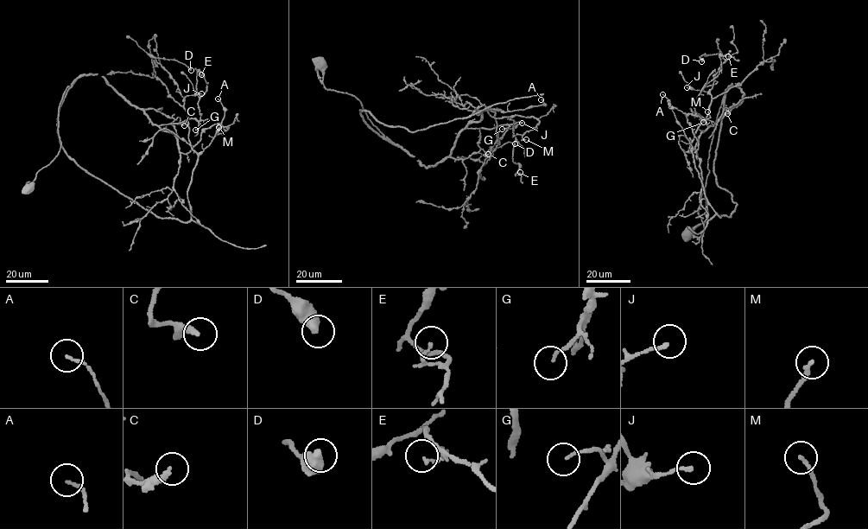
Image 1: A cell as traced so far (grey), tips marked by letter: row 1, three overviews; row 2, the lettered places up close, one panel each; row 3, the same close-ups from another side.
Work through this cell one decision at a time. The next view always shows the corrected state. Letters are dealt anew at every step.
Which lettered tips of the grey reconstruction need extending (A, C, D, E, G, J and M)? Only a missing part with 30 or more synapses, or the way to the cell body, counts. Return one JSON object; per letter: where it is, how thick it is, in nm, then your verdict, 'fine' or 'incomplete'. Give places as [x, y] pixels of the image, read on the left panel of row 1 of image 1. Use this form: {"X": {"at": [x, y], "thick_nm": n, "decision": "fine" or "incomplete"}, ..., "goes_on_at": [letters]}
{"A": {"at": [218, 98], "thick_nm": 100, "decision": "fine"}, "C": {"at": [184, 125], "thick_nm": 240, "decision": "fine"}, "D": {"at": [191, 70], "thick_nm": 500, "decision": "fine"}, "E": {"at": [201, 74], "thick_nm": 140, "decision": "fine"}, "G": {"at": [195, 130], "thick_nm": 120, "decision": "fine"}, "J": {"at": [201, 93], "thick_nm": 150, "decision": "fine"}, "M": {"at": [218, 127], "thick_nm": 180, "decision": "fine"}, "goes_on_at": []}

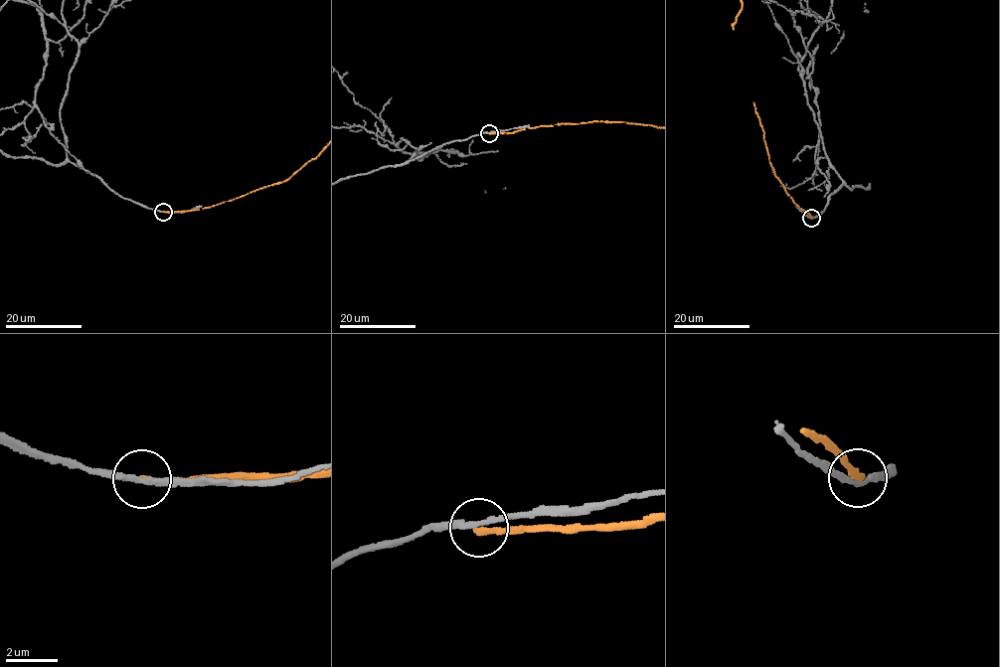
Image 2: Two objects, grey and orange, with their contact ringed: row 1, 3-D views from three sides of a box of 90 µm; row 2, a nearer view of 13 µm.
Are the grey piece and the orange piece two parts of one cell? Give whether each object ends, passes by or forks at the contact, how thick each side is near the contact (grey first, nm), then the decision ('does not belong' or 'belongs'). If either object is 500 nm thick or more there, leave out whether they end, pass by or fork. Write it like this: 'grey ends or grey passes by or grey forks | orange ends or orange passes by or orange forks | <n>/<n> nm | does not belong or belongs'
grey passes by | orange ends | 200/220 nm | does not belong

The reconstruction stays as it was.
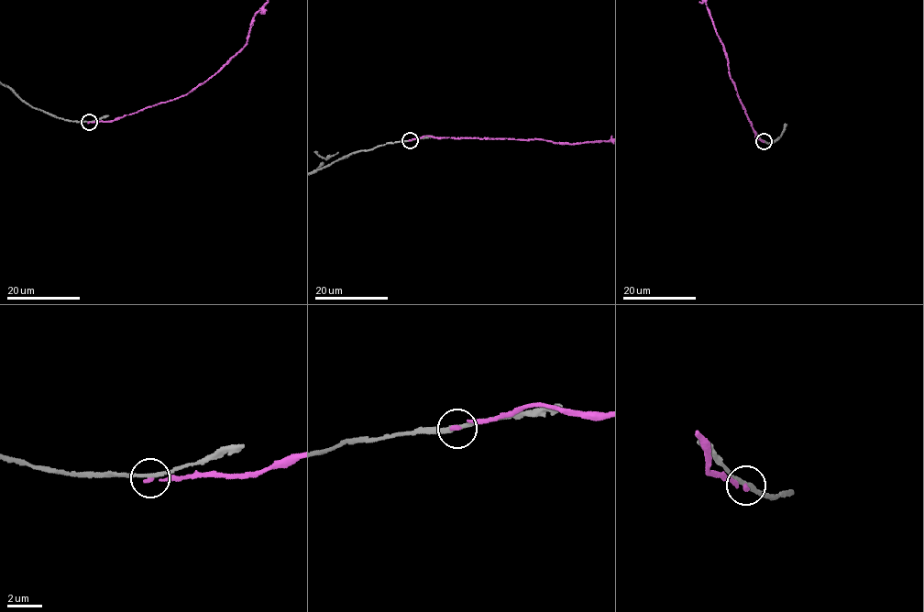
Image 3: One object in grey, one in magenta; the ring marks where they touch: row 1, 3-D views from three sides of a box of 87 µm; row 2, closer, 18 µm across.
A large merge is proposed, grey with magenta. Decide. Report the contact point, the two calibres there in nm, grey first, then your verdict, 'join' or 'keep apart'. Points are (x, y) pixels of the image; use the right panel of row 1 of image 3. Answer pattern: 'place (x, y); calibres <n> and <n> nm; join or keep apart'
place (764, 141); calibres 200 and 180 nm; keep apart

